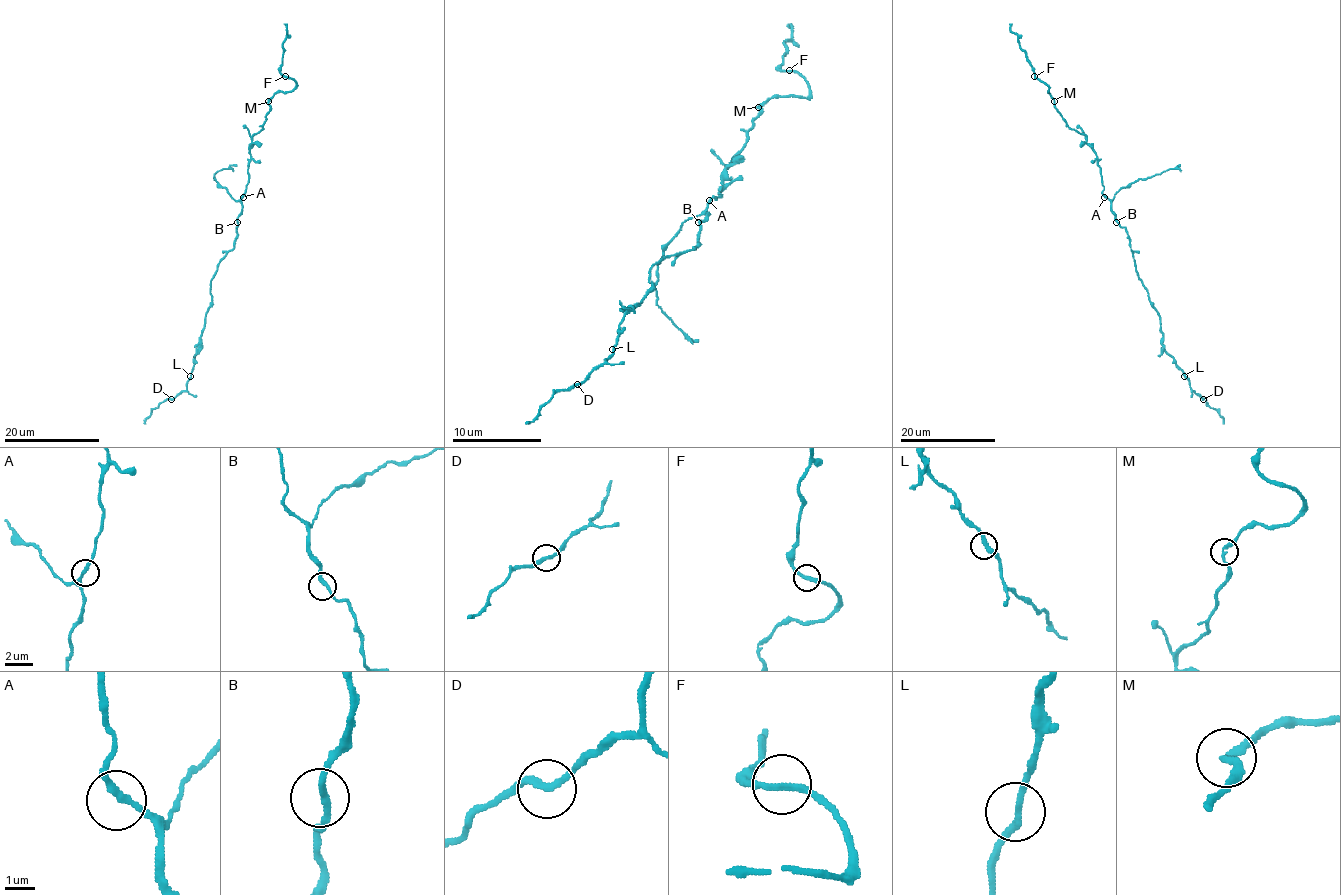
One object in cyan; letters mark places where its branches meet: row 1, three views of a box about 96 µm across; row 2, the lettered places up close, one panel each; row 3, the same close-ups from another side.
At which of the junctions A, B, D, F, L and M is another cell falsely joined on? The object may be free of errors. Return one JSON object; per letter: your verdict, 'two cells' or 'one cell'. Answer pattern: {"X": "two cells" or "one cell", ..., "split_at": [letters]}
{"A": "one cell", "B": "one cell", "D": "one cell", "F": "one cell", "L": "one cell", "M": "one cell", "split_at": []}

